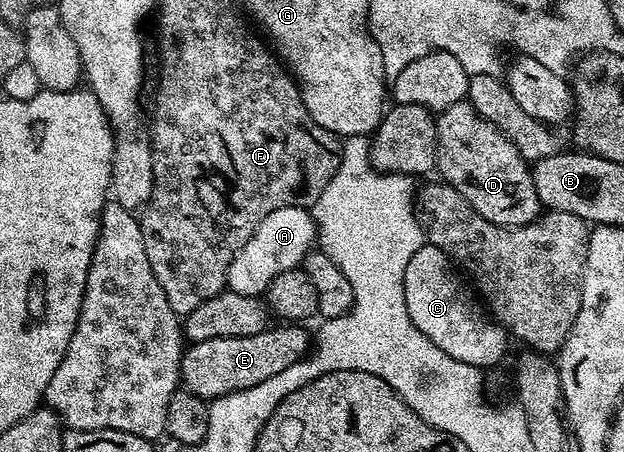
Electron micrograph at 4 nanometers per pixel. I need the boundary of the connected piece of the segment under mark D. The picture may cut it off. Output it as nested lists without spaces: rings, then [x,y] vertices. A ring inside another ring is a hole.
[[[468,101],[448,105],[437,116],[435,153],[436,171],[441,182],[452,185],[480,217],[505,227],[531,223],[540,214],[540,204],[533,187],[527,160],[510,144],[506,136],[476,113]]]

